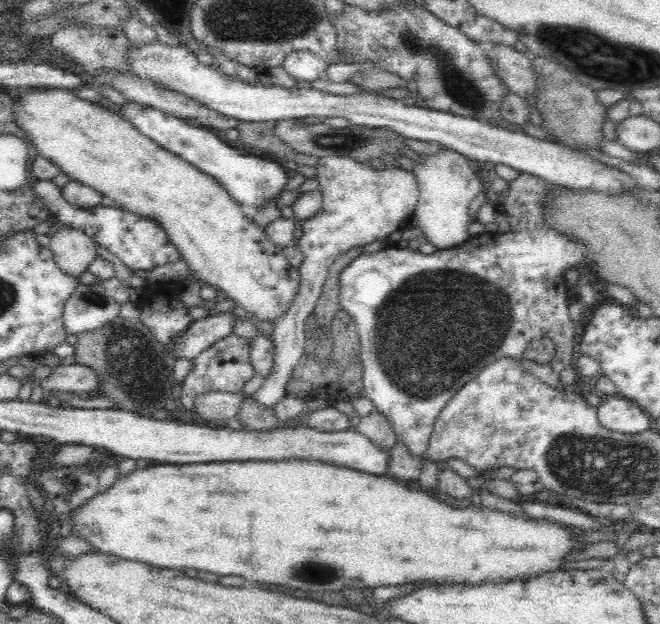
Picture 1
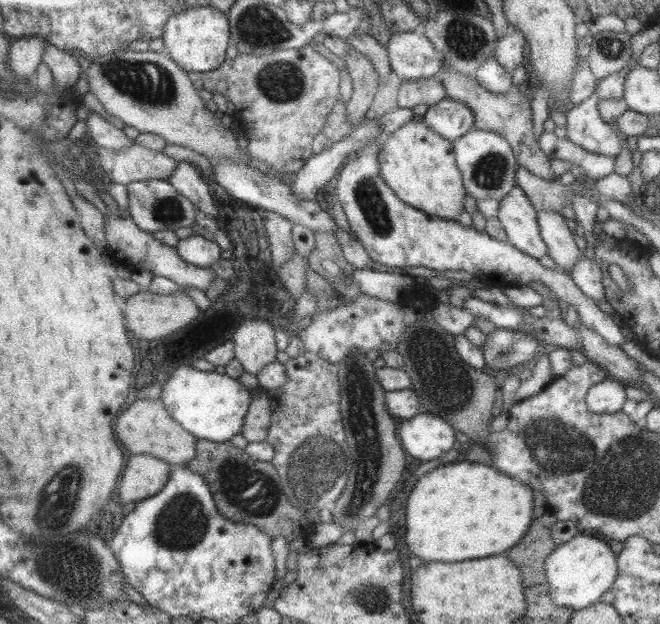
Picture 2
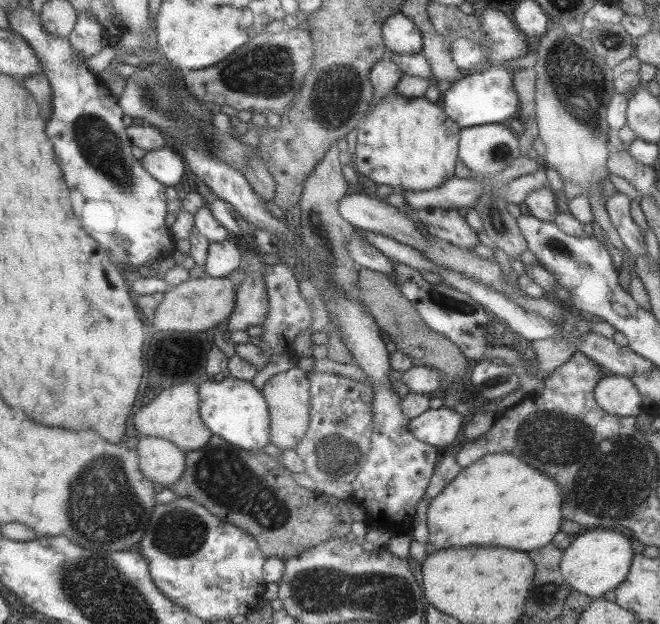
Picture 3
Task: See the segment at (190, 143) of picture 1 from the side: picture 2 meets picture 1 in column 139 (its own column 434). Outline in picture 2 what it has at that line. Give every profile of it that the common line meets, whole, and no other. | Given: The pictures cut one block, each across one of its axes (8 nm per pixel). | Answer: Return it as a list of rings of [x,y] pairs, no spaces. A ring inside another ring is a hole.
[[[444,98],[430,106],[428,112],[419,119],[431,130],[451,142],[475,129],[473,110],[466,104],[461,104],[450,98]]]

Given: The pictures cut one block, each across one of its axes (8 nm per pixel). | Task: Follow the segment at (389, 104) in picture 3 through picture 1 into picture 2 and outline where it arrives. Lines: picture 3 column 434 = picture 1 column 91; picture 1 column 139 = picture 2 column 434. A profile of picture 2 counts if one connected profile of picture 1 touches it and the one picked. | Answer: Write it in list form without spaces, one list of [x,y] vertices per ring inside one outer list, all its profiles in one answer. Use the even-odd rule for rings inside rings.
[[[415,117],[404,126],[400,126],[389,137],[385,137],[382,142],[381,150],[378,154],[381,178],[392,188],[396,196],[418,210],[425,213],[439,216],[440,218],[450,219],[458,222],[457,216],[464,211],[464,197],[466,197],[463,177],[457,168],[453,144],[450,140],[443,138],[434,130],[431,130],[424,122]]]

